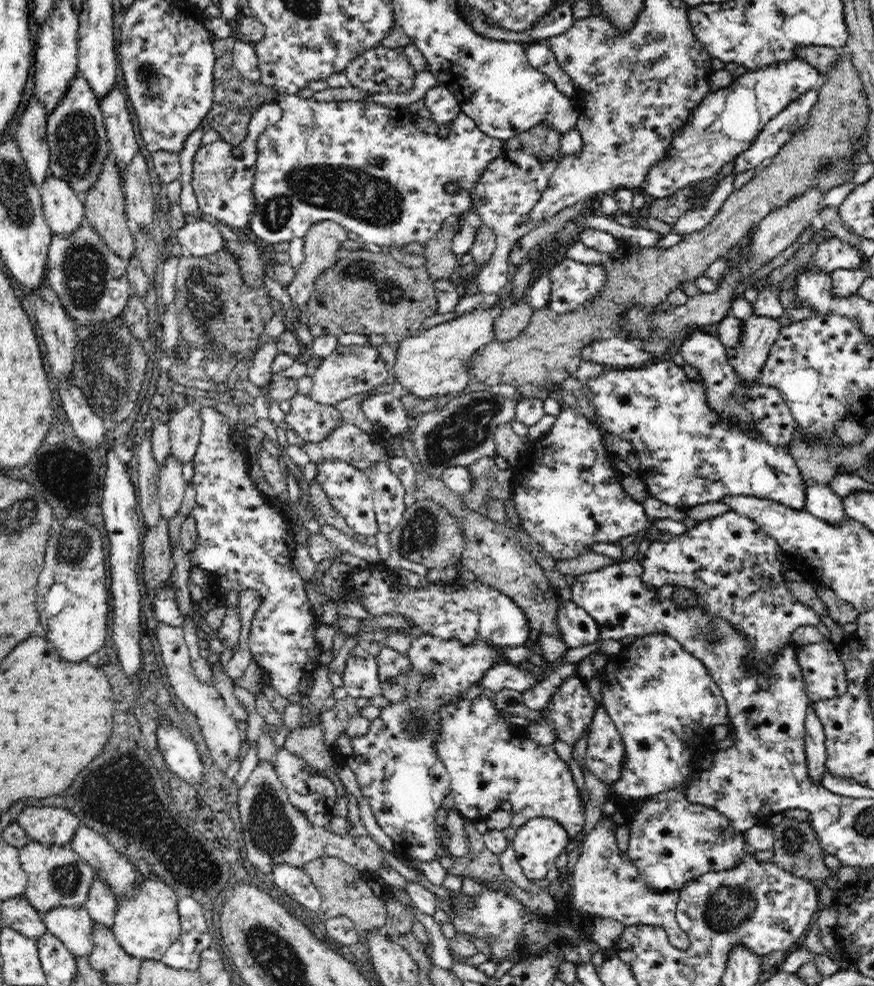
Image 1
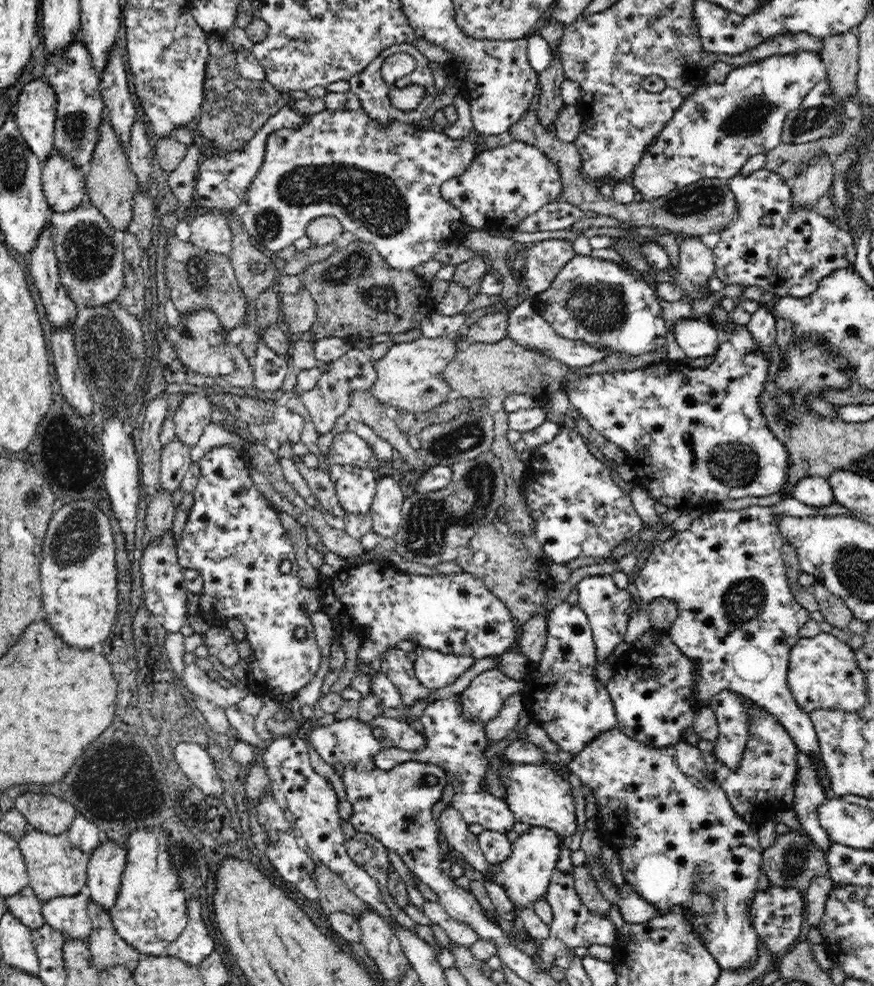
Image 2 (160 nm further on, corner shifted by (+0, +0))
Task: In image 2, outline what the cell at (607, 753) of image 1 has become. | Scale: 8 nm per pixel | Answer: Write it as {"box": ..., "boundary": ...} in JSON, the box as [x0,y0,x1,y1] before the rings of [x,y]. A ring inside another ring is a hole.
{"box":[567,728,764,970],"boundary":[[[612,728],[612,730],[606,730],[606,732],[601,731],[592,742],[588,743],[588,746],[584,747],[584,750],[581,750],[571,760],[567,767],[584,783],[584,786],[588,786],[592,791],[598,806],[598,820],[593,827],[596,829],[600,840],[605,840],[608,846],[613,848],[618,856],[621,856],[620,862],[624,880],[633,888],[635,893],[647,899],[657,910],[662,911],[663,915],[673,912],[674,906],[688,908],[692,916],[695,916],[695,930],[702,932],[703,938],[706,940],[706,947],[720,965],[721,970],[747,969],[749,966],[755,965],[760,944],[756,930],[752,929],[752,917],[749,915],[748,902],[754,898],[754,894],[758,890],[758,876],[760,876],[764,849],[759,844],[756,829],[732,809],[724,789],[718,784],[712,772],[712,766],[704,762],[703,753],[697,746],[686,743],[684,740],[677,742],[675,745],[670,745],[668,748],[648,748],[648,745],[640,744],[620,732],[618,728]]]}

